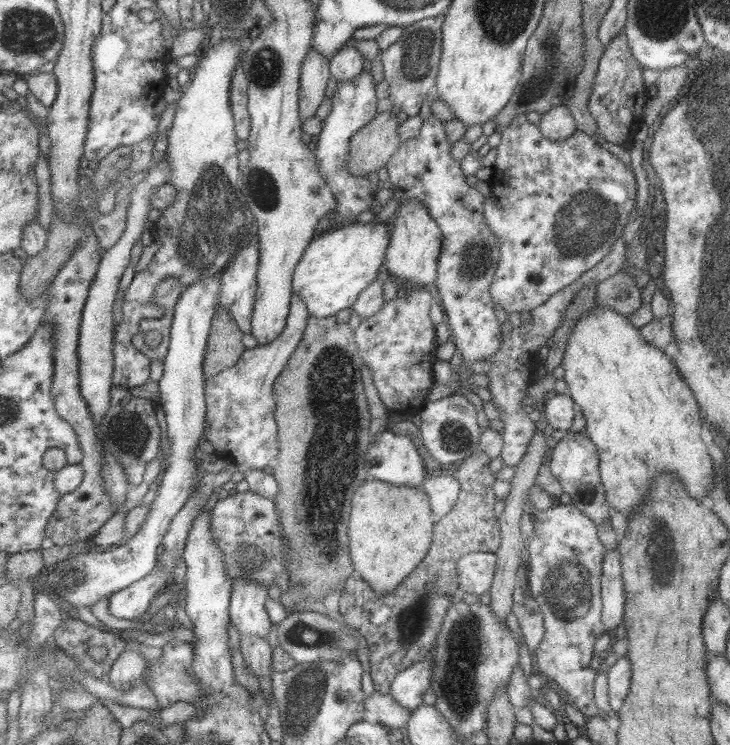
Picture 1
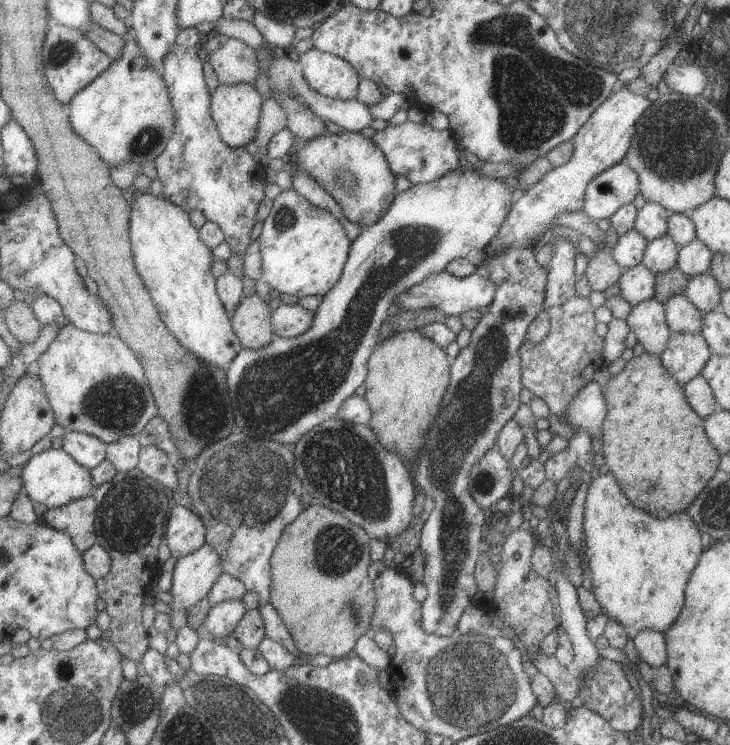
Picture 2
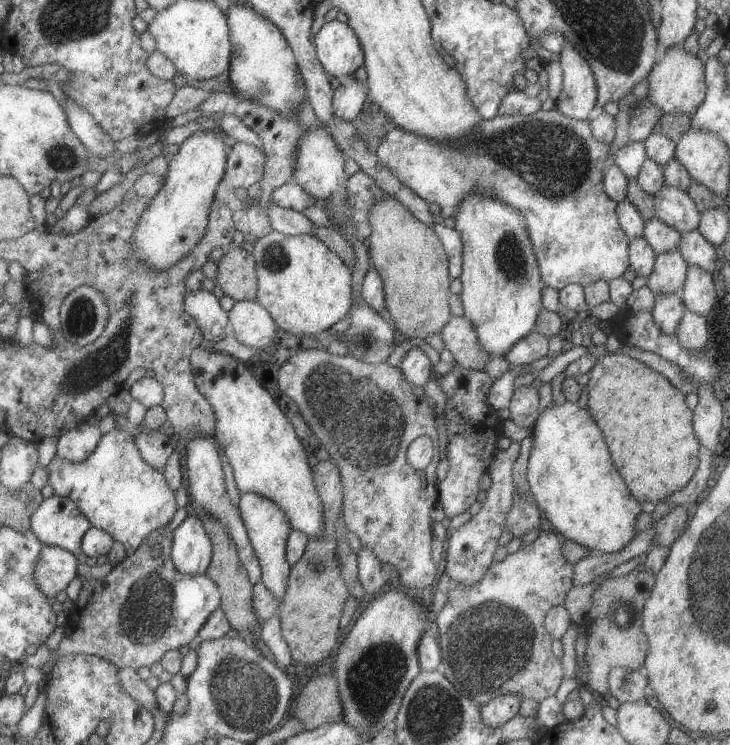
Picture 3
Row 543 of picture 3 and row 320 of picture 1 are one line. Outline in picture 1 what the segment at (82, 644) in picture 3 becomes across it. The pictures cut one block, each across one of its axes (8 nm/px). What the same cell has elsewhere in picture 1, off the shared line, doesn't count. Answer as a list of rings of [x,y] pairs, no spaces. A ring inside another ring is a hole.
[[[165,278],[155,290],[154,302],[164,307],[164,318],[146,319],[140,322],[140,331],[134,338],[136,348],[143,352],[152,361],[160,360],[162,363],[168,356],[170,344],[172,343],[172,325],[174,321],[175,310],[179,298],[182,297],[184,290],[179,282],[179,278]],[[158,331],[162,335],[162,342],[157,348],[151,348],[147,342],[144,342],[143,336],[147,332]]]

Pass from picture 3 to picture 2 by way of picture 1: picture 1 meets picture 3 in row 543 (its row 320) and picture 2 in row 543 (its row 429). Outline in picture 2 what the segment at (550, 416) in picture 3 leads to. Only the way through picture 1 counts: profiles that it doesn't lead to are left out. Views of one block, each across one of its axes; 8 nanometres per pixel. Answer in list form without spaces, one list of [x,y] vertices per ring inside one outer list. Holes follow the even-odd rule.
[[[611,473],[591,479],[584,504],[583,528],[585,558],[591,571],[592,593],[605,615],[628,633],[640,630],[664,632],[677,620],[684,602],[684,588],[695,568],[703,547],[701,533],[686,512],[672,514],[659,520],[641,509],[636,509],[623,496]]]

